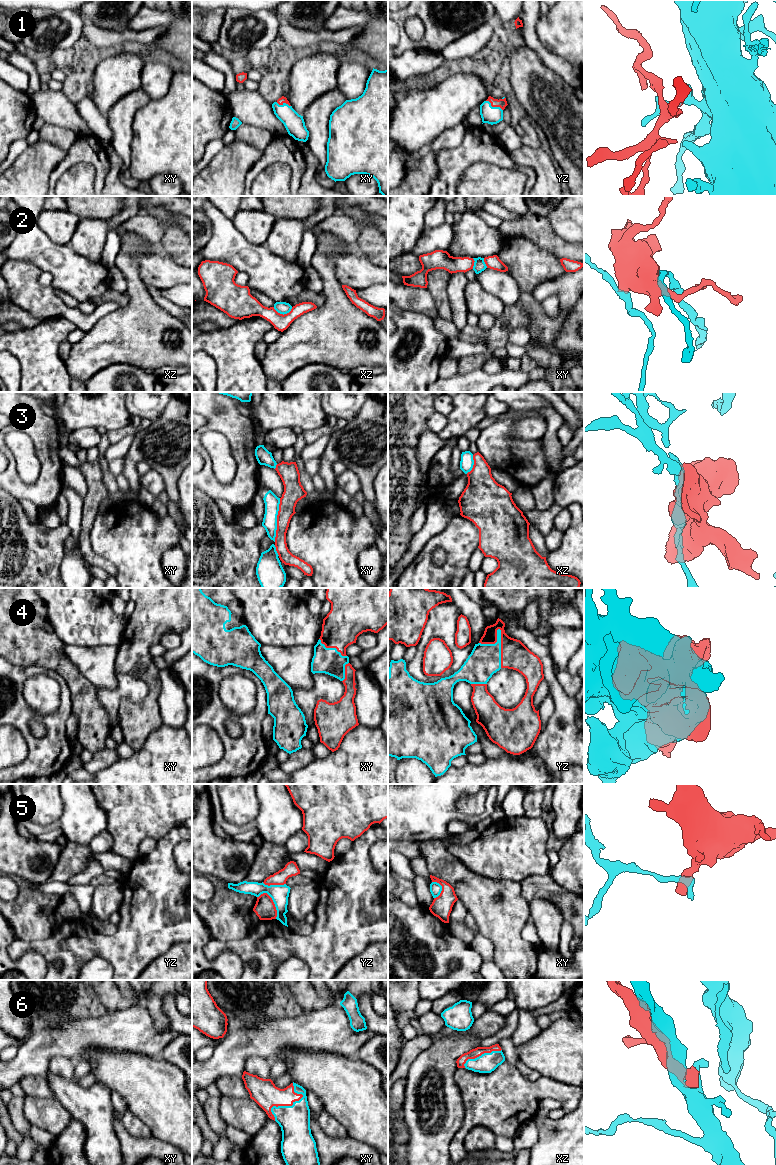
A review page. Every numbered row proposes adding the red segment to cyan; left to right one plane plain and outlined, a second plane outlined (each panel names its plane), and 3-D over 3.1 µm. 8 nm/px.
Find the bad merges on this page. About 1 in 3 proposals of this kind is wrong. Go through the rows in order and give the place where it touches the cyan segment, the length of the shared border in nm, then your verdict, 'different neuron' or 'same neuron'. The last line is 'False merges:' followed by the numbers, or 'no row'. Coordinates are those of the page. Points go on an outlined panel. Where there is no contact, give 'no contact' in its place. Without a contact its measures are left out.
1: meets cyan in yz at (494, 107); contact 160 nm long; same neuron
2: meets cyan in xz at (283, 314); contact 160 nm long; different neuron
3: meets cyan in xy at (276, 520); contact 360 nm long; different neuron
4: meets cyan in yz at (500, 648); contact 320 nm long; same neuron
5: meets cyan in yz at (274, 903); contact 240 nm long; different neuron
6: meets cyan in xy at (289, 1106); contact 340 nm long; same neuron
False merges: 2, 3, 5

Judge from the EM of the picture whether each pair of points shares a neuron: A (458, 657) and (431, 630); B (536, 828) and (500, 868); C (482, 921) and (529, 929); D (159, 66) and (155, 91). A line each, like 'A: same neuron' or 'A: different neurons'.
A: same neuron
B: same neuron
C: different neurons
D: same neuron

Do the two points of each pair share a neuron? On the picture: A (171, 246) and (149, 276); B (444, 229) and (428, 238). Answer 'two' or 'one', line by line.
A: two
B: one

